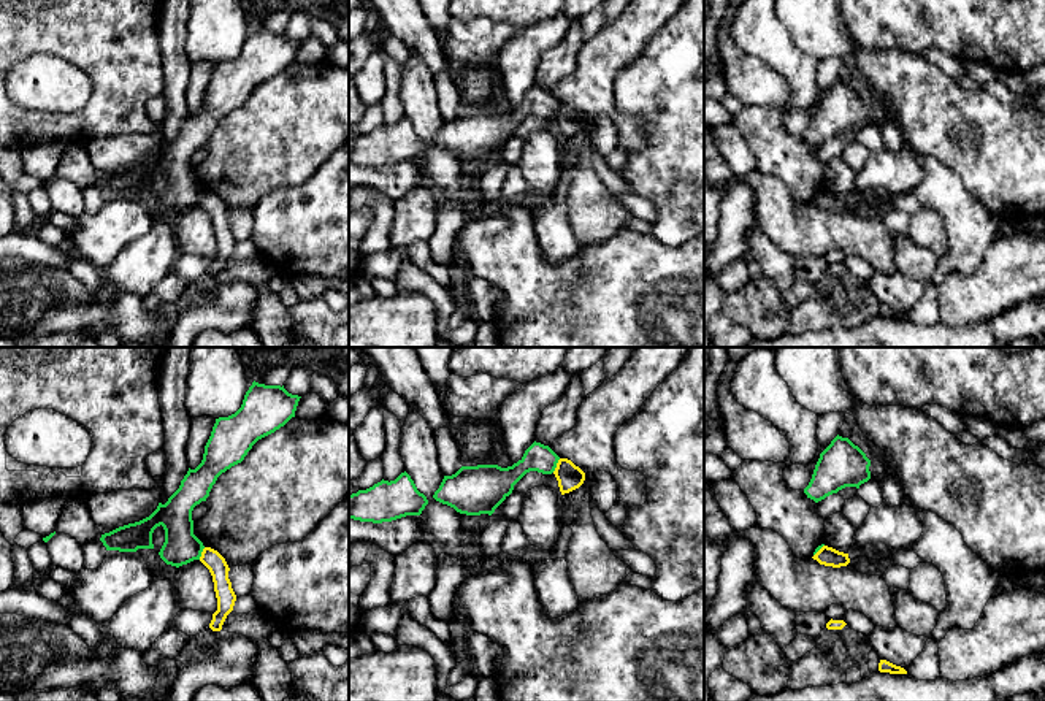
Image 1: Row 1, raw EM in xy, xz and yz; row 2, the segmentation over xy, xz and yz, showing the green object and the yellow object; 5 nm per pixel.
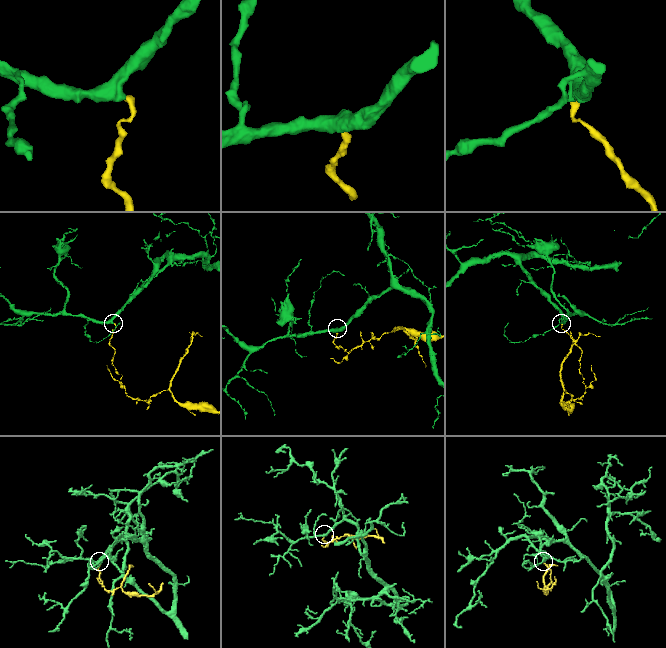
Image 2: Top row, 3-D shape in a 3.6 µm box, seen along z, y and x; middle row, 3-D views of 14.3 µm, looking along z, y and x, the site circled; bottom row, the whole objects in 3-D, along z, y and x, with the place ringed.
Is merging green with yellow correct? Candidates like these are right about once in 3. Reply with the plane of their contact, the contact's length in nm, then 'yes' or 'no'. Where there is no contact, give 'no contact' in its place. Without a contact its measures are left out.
xz | 80 nm | no

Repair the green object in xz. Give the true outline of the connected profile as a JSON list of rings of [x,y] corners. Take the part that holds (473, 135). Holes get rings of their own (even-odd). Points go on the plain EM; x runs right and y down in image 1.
[[[534,86],[512,111],[461,111],[455,119],[444,121],[433,143],[460,159],[492,160],[526,117],[552,119],[558,105],[549,90]]]

